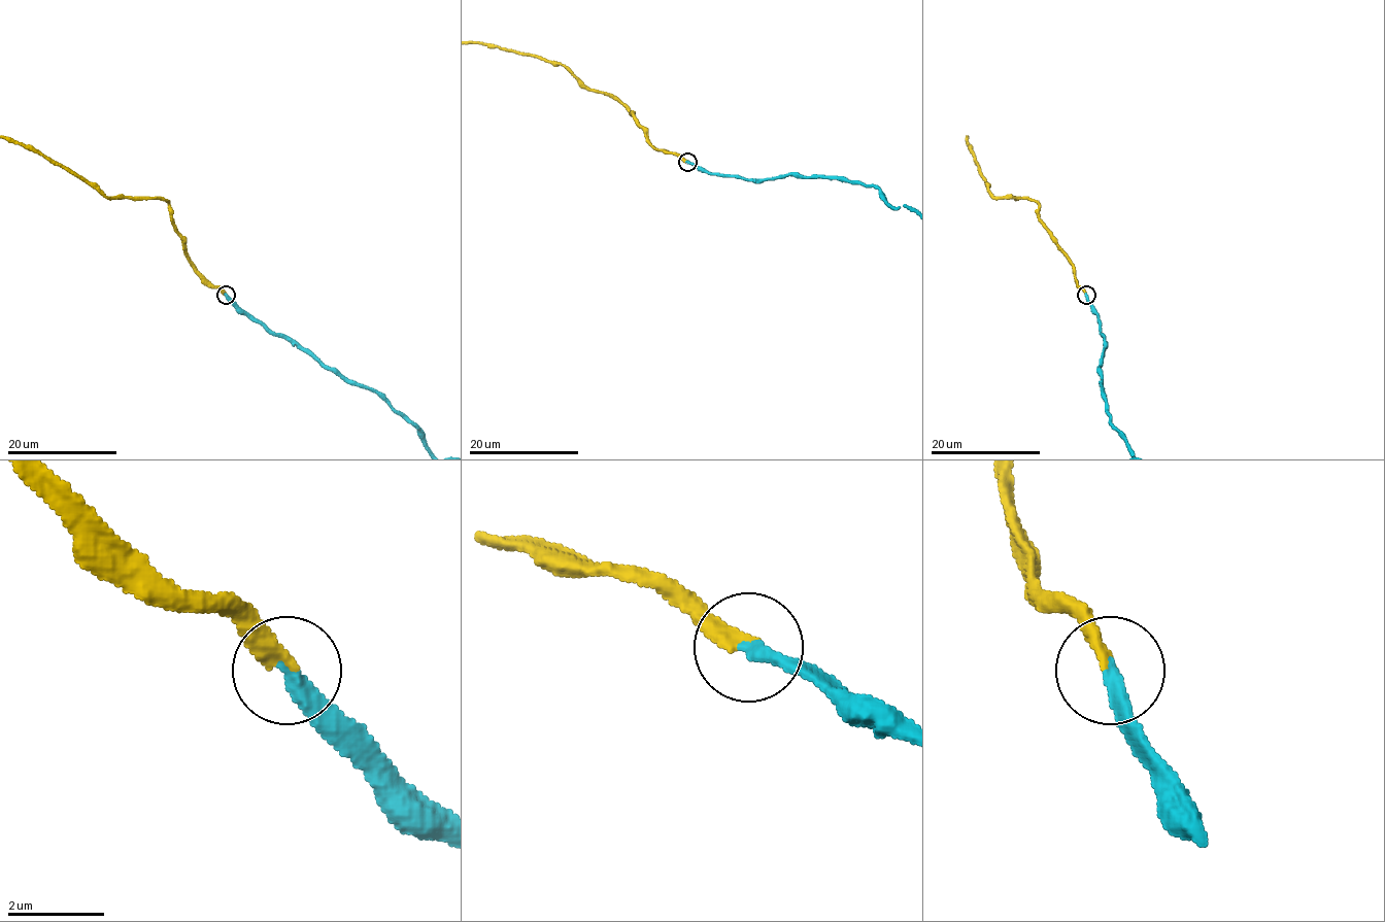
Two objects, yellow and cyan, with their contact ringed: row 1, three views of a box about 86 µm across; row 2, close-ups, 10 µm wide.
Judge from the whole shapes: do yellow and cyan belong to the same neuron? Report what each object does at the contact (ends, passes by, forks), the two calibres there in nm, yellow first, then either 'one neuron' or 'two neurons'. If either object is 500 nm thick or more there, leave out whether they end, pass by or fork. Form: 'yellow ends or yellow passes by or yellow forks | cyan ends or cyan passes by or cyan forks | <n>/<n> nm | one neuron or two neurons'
yellow ends | cyan ends | 340/340 nm | one neuron

